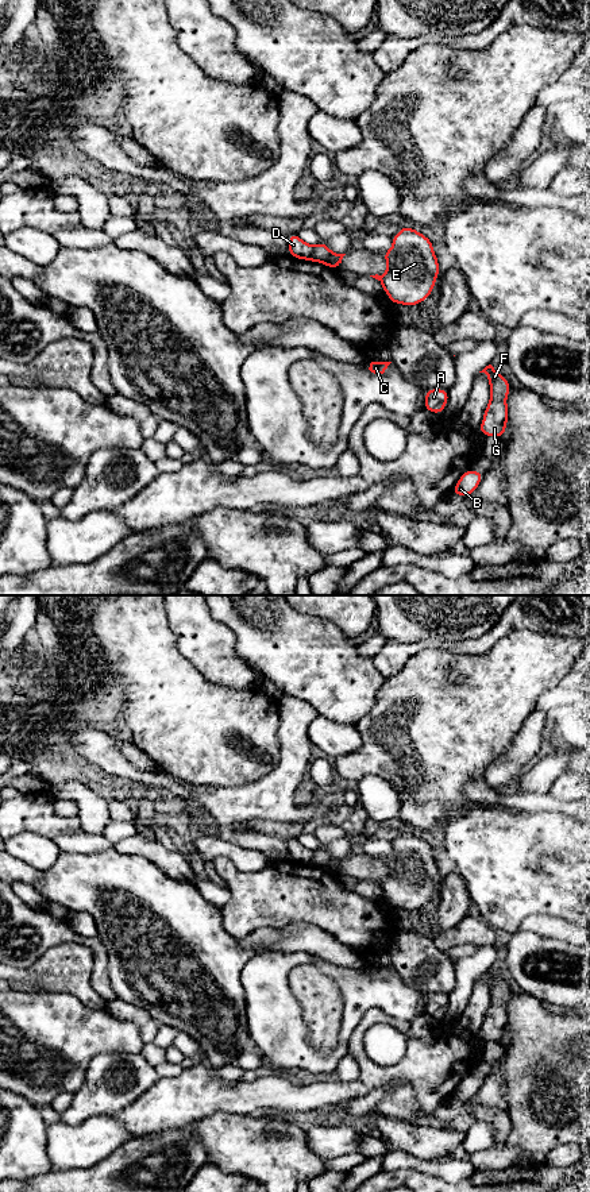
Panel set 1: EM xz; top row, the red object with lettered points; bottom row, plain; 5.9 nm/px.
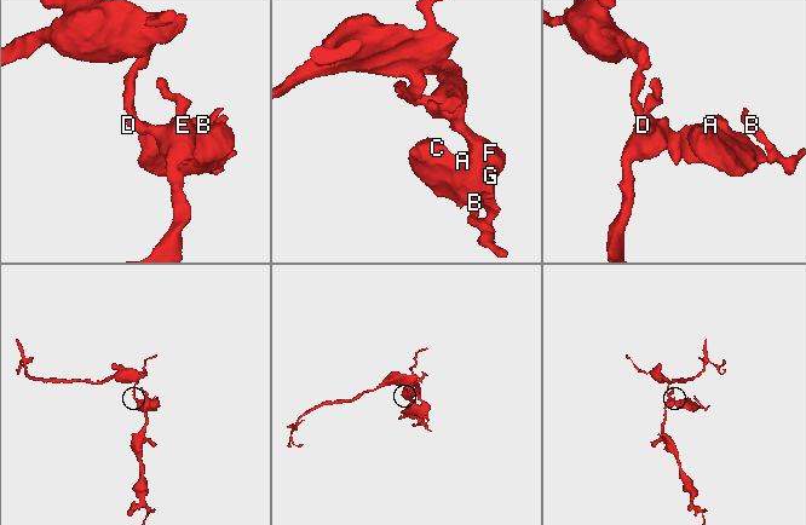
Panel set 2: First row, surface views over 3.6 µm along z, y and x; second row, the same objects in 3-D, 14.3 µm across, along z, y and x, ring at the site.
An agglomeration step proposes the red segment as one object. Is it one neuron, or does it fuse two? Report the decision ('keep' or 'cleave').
cleave

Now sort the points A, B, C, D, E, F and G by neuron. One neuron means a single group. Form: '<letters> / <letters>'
A B C E F G / D

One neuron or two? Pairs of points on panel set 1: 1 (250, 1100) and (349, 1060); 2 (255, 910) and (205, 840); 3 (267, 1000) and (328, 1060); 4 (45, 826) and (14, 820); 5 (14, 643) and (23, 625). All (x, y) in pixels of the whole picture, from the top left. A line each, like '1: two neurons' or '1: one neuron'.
1: two neurons
2: two neurons
3: one neuron
4: one neuron
5: one neuron

